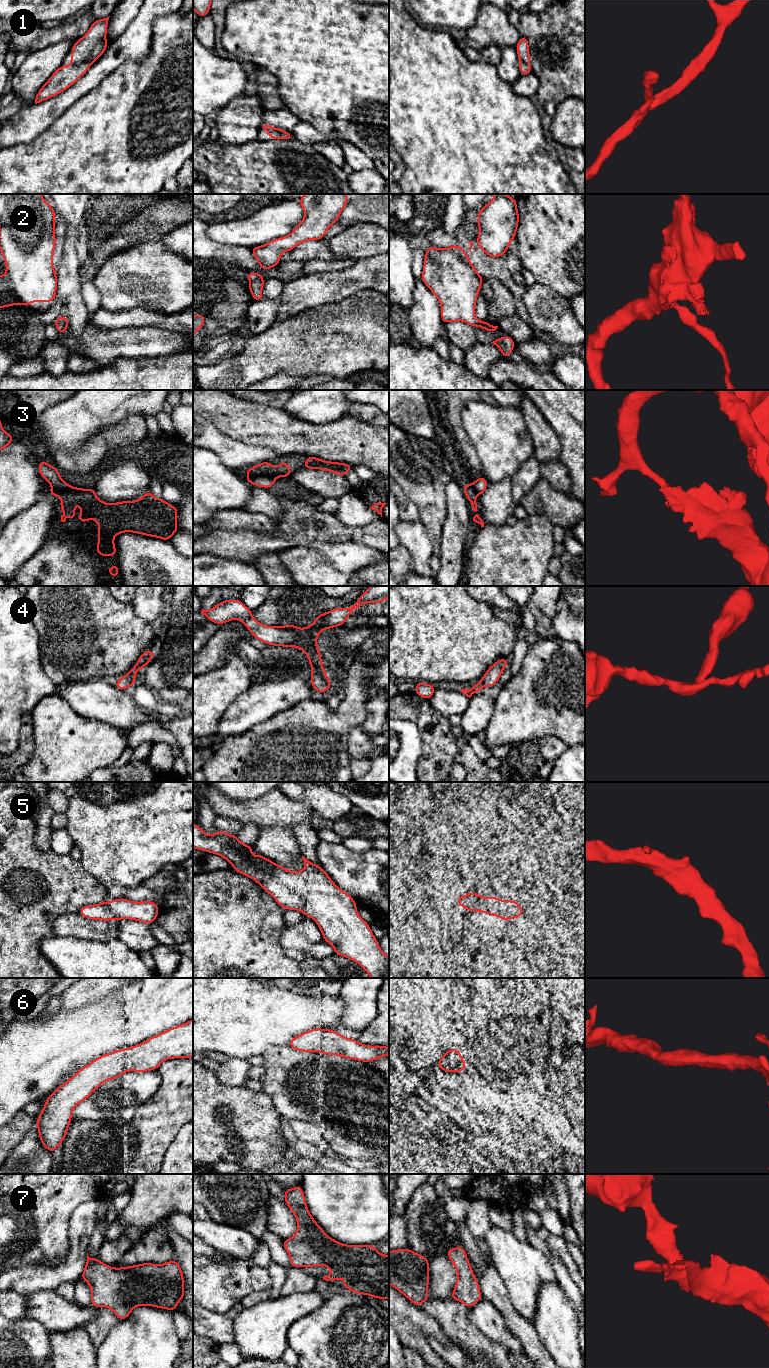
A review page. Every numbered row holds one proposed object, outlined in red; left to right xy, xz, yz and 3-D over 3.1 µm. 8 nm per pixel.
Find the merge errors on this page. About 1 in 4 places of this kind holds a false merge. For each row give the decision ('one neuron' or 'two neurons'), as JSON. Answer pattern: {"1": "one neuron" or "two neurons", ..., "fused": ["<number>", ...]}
{"1": "one neuron", "2": "one neuron", "3": "two neurons", "4": "one neuron", "5": "one neuron", "6": "one neuron", "7": "one neuron", "fused": ["3"]}

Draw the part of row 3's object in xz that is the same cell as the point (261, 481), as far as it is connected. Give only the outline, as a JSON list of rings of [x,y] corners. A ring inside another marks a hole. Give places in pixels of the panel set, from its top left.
[[[254,476],[246,480],[248,483],[268,489],[275,486],[275,478],[266,476]]]

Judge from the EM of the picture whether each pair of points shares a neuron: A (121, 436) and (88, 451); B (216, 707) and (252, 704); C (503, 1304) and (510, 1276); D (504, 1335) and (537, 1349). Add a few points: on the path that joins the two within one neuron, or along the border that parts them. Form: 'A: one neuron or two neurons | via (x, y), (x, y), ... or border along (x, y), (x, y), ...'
A: one neuron | via (113, 440), (96, 450)
B: two neurons | border along (246, 690), (228, 708), (217, 726)
C: two neurons | border along (496, 1268), (509, 1299), (517, 1310)
D: two neurons | border along (505, 1322), (510, 1333), (523, 1349)

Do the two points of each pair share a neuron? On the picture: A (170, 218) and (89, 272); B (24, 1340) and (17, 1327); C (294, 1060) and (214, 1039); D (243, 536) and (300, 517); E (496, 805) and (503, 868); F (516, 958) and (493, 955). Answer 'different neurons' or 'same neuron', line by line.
A: same neuron
B: same neuron
C: different neurons
D: same neuron
E: same neuron
F: same neuron

